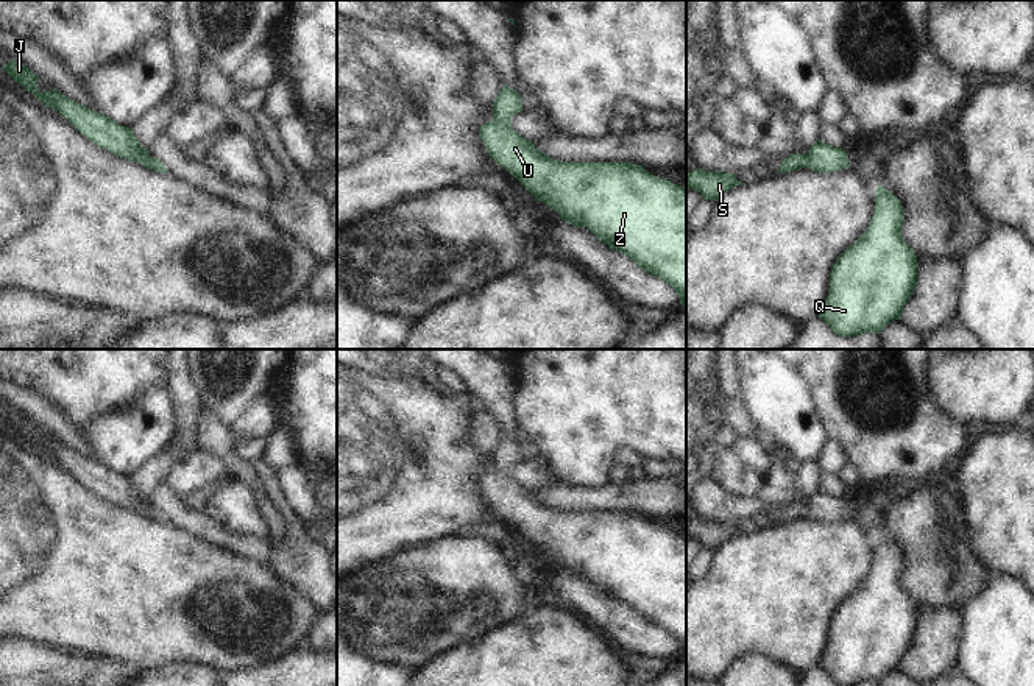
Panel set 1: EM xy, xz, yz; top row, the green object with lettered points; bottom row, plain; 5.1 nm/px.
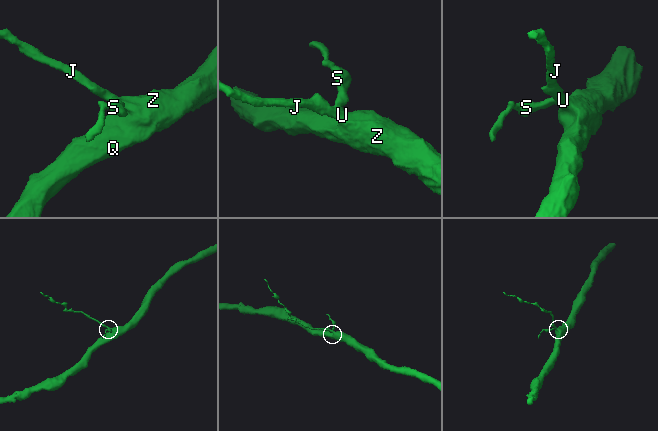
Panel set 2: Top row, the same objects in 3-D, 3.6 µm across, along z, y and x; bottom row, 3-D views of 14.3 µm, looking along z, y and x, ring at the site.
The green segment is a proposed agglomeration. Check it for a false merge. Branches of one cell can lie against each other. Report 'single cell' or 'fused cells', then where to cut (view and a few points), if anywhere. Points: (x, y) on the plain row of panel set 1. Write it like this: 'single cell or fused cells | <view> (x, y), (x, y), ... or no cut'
single cell | no cut

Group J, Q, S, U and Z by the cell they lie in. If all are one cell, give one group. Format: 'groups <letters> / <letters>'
groups J Q S U Z

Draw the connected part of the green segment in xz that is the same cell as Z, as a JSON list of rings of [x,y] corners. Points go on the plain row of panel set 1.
[[[502,435],[493,452],[493,469],[479,476],[490,507],[513,524],[536,550],[557,560],[563,571],[586,575],[608,597],[669,633],[686,658],[686,536],[632,511],[555,510],[512,477],[512,466],[521,460],[518,441]]]

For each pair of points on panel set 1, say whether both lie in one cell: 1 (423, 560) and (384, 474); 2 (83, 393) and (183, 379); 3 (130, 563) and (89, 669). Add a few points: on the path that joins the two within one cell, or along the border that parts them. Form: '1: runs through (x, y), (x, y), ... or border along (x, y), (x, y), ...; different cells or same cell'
1: border along (451, 535), (442, 540), (412, 544), (382, 560); different cells
2: border along (172, 365), (167, 384); different cells
3: border along (58, 647), (74, 654), (109, 657), (130, 663); different cells

